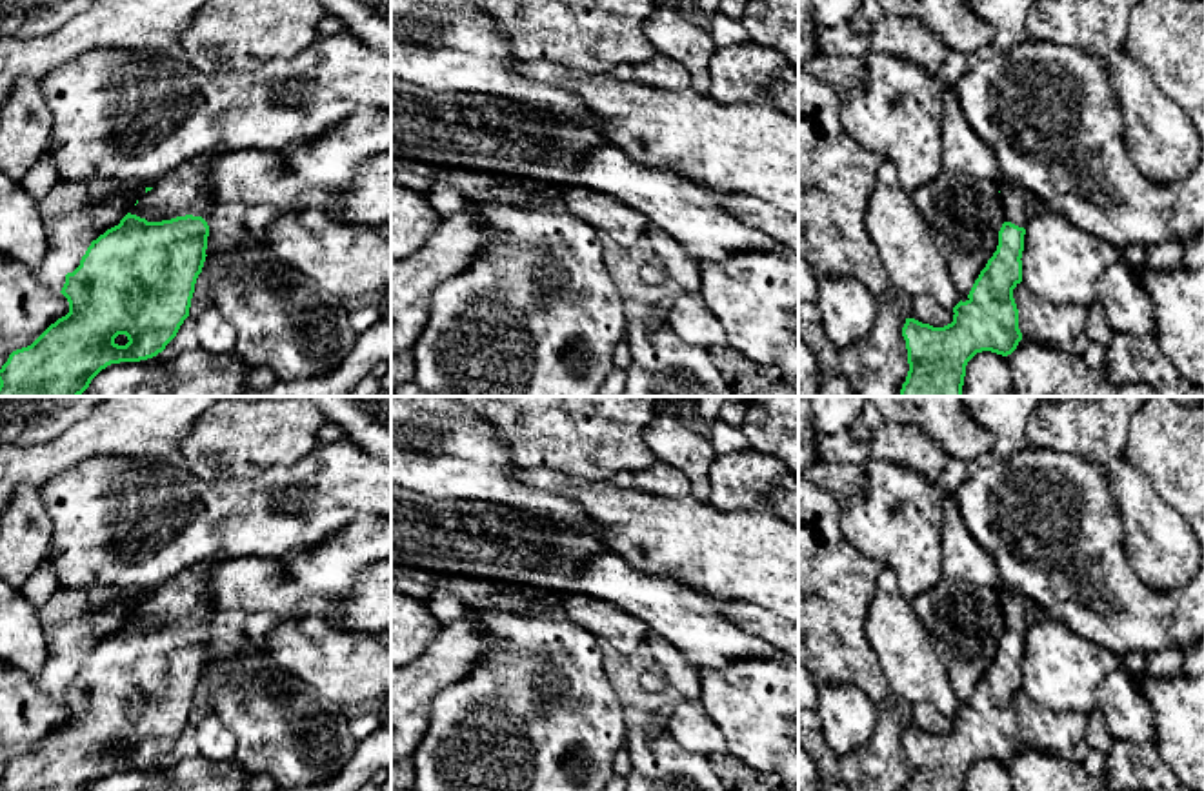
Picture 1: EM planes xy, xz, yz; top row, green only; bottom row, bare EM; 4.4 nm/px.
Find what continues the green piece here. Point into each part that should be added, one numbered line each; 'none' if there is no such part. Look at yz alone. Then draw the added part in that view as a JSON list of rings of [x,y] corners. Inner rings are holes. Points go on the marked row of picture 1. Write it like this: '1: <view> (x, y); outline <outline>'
1: yz (1013, 202); outline [[[1002,178],[998,184],[998,191],[1000,191],[1000,198],[1002,198],[1006,222],[1011,222],[1011,224],[1026,229],[1026,225],[1029,222],[1029,216],[1026,213],[1026,200],[1024,200],[1026,191]]]

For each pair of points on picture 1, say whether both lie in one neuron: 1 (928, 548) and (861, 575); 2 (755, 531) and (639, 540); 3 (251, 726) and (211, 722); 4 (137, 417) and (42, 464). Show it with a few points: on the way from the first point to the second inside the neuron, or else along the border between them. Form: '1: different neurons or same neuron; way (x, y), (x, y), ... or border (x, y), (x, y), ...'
1: different neurons; border (848, 540), (853, 548), (884, 566)
2: same neuron; way (726, 540), (668, 540)
3: different neurons; border (213, 711), (235, 739), (235, 757)
4: same neuron; way (113, 430), (84, 439), (66, 451)

